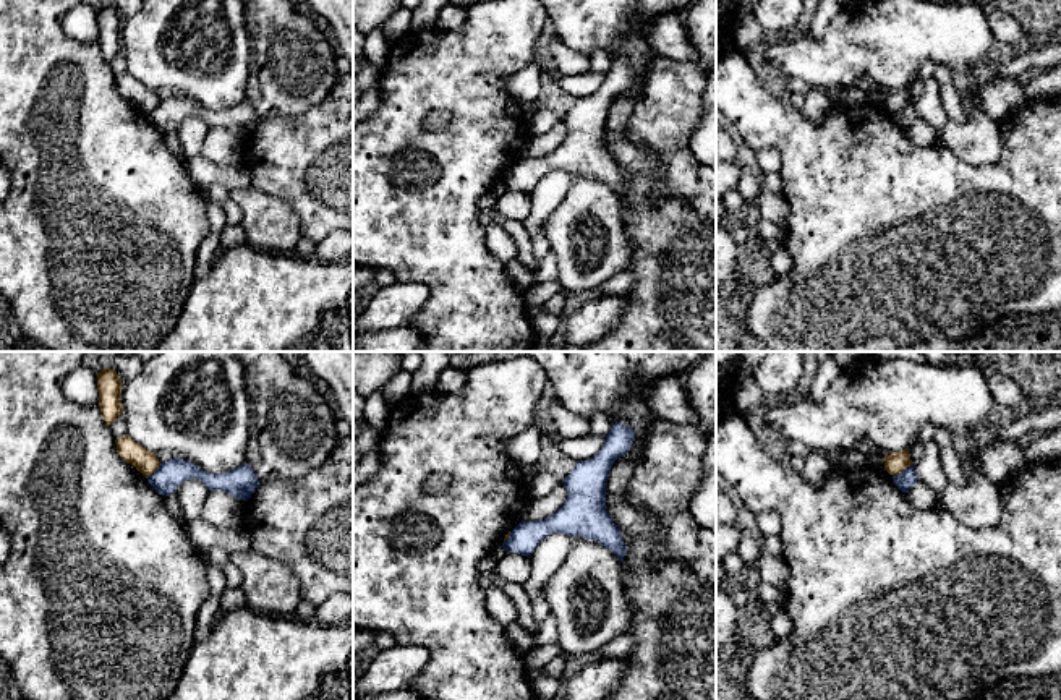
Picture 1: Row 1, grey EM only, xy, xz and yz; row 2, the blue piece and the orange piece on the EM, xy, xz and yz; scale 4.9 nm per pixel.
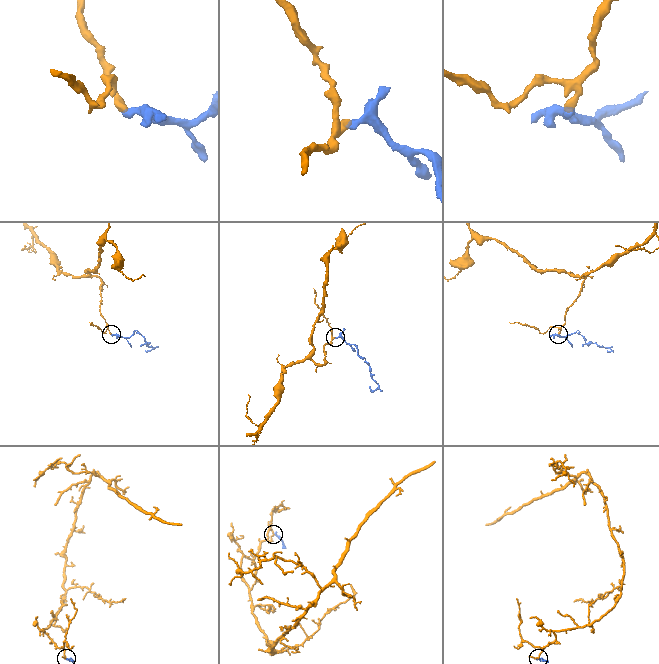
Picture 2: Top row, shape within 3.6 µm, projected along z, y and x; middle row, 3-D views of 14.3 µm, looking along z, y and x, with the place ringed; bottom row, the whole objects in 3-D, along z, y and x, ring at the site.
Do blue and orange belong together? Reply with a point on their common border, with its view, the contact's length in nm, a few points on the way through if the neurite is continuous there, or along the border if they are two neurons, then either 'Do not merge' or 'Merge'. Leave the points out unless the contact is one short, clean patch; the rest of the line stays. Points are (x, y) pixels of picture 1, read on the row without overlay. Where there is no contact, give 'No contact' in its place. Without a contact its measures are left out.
Touches blue at yz (903, 109). Shared border 120 nm. Boundary: yz (911, 101), (893, 114). Do not merge

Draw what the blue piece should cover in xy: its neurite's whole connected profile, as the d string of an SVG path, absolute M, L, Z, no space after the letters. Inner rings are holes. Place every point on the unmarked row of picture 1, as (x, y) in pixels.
M173 94L147 113L149 122L162 133L173 131L177 125L191 115L198 115L209 128L225 128L238 136L249 136L259 117L254 107L245 99L238 105L225 110L207 110L196 100Z

